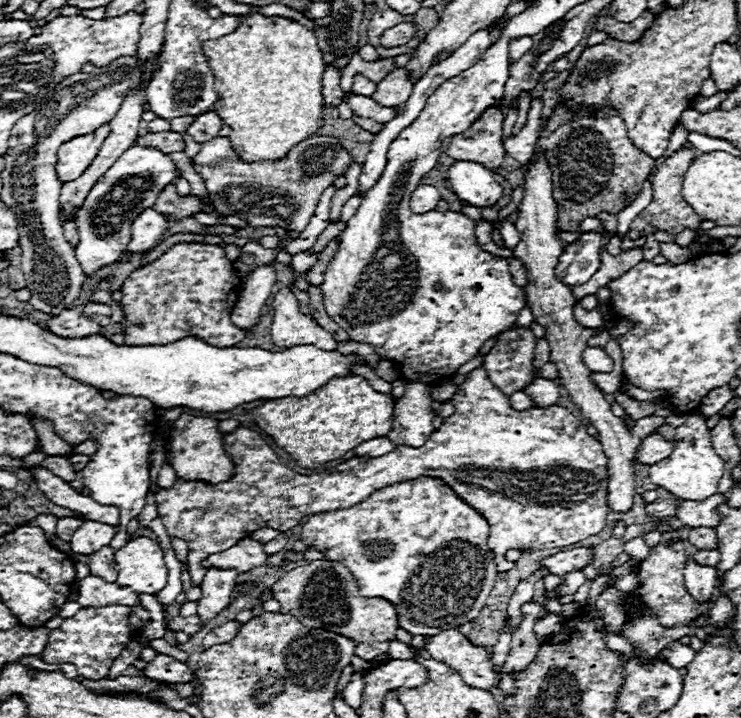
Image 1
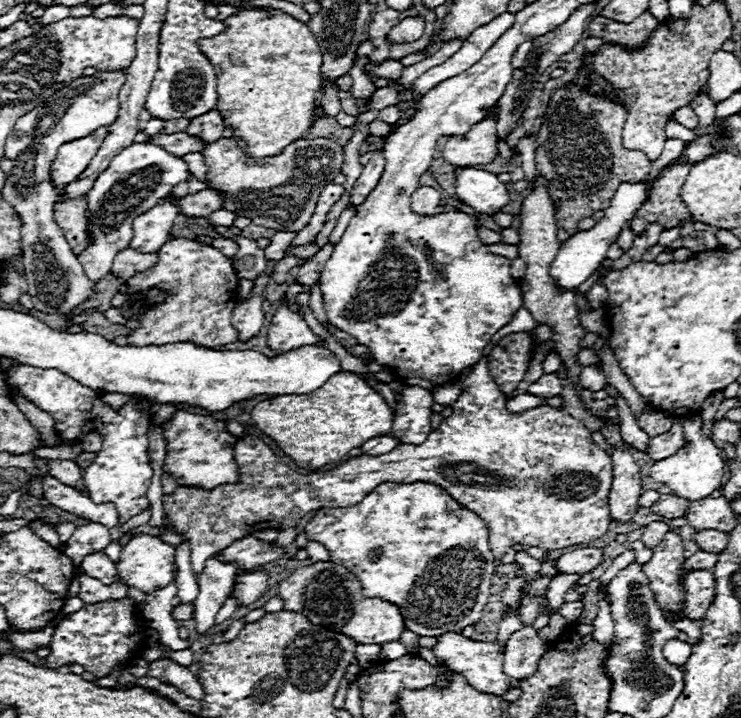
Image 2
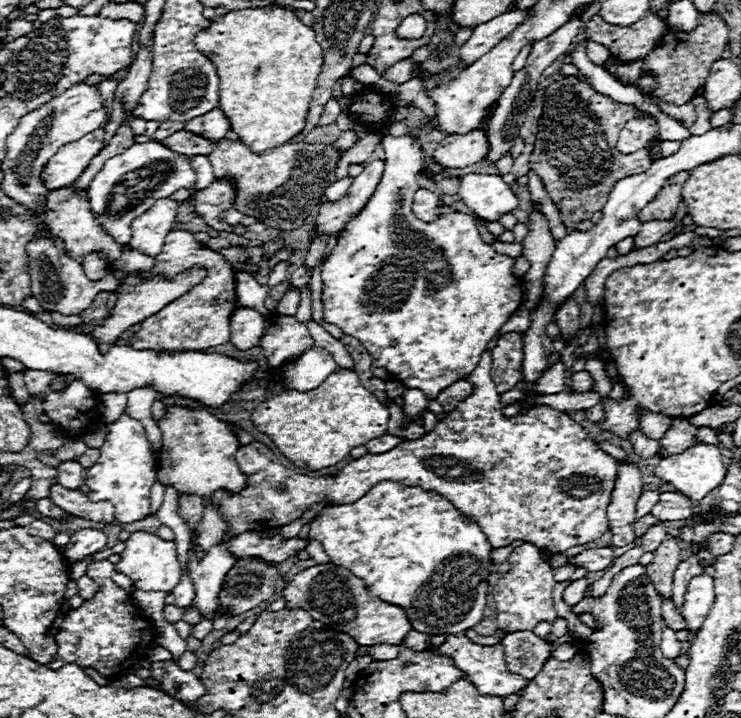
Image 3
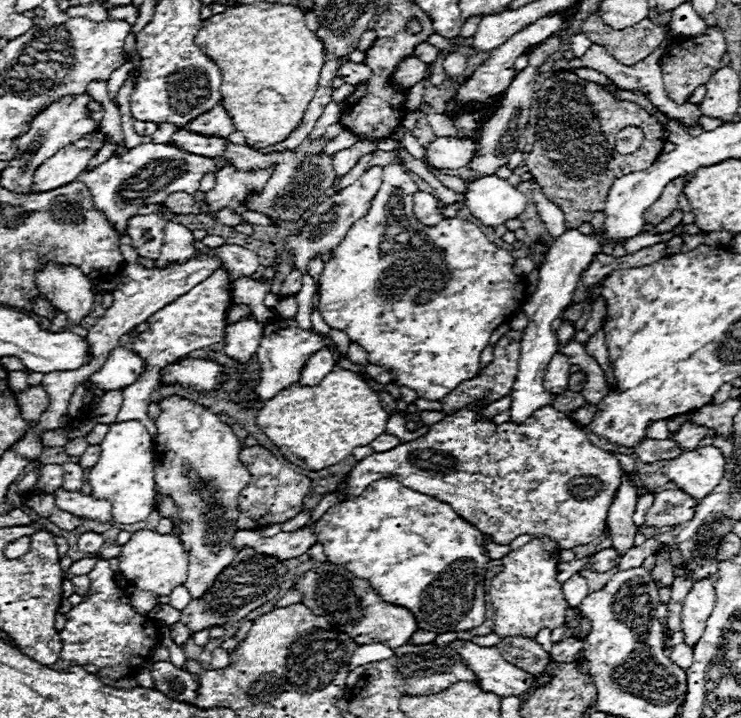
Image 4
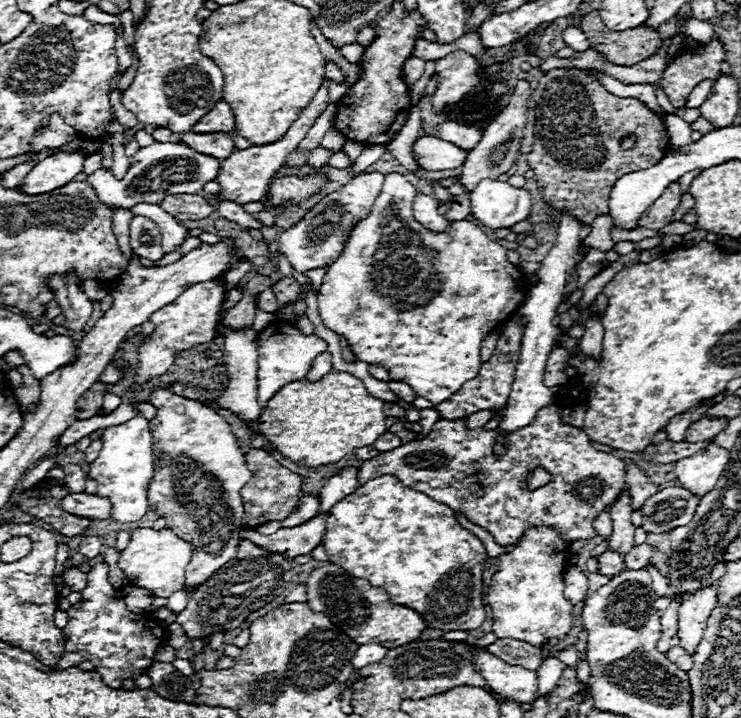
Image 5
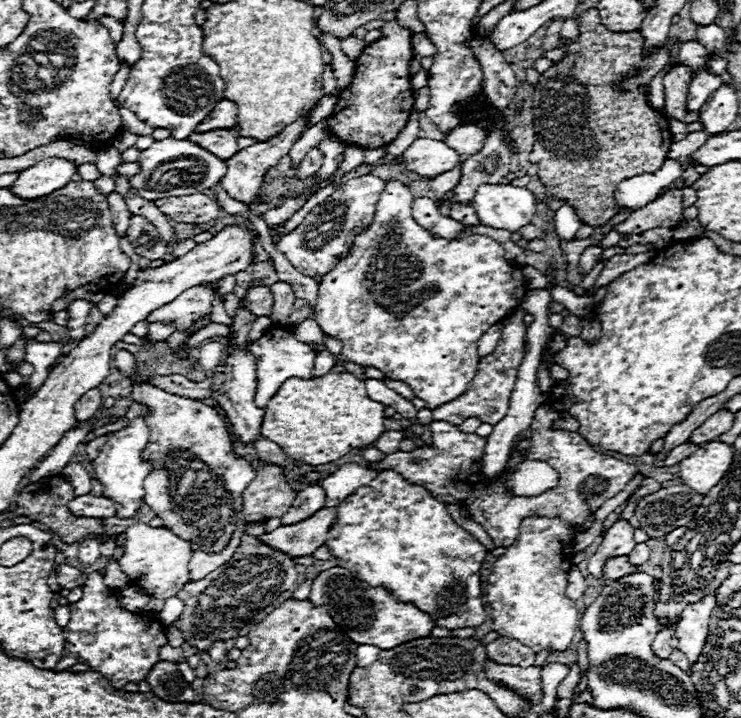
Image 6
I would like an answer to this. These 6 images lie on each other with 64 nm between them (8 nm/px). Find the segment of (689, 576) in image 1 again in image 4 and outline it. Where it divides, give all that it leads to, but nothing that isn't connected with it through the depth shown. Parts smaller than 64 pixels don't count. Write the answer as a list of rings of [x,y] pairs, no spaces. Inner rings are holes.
[[[710,578],[696,582],[688,596],[684,598],[682,612],[680,612],[680,628],[684,632],[684,644],[694,648],[694,644],[702,638],[706,620],[716,604],[716,590]]]

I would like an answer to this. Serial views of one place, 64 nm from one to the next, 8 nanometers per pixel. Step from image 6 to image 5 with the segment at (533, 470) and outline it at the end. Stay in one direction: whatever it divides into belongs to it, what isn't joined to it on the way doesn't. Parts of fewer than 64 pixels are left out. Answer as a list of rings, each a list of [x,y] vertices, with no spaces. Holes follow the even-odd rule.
[[[536,468],[528,478],[526,478],[526,484],[530,490],[538,490],[542,484],[550,484],[550,474],[544,470],[544,468]]]

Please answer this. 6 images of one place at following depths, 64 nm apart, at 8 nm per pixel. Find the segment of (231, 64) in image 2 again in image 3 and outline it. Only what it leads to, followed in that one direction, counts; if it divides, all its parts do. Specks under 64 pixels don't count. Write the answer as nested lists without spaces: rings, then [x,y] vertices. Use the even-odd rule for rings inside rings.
[[[280,6],[230,10],[226,16],[214,18],[210,28],[196,36],[194,44],[198,44],[198,50],[206,52],[206,56],[214,60],[214,66],[218,66],[220,108],[230,120],[232,130],[240,136],[240,142],[252,148],[252,152],[282,146],[302,130],[312,92],[316,88],[316,78],[322,68],[322,46],[318,44],[314,30],[308,28],[292,10]]]

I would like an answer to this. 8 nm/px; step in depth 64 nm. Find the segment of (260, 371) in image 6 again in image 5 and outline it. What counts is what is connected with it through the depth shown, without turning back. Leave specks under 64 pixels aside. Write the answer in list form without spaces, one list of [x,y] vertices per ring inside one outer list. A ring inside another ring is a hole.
[[[274,322],[270,324],[264,332],[260,332],[260,338],[258,338],[258,404],[262,404],[262,408],[266,406],[266,402],[288,382],[292,380],[302,380],[306,376],[306,372],[310,372],[310,366],[314,362],[314,358],[318,354],[326,352],[326,342],[320,340],[318,336],[302,336],[298,332],[298,328],[294,328],[290,322]]]

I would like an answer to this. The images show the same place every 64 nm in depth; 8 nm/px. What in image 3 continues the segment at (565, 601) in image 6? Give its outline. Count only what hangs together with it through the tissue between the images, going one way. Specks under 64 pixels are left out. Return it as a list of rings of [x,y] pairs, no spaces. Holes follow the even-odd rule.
[[[522,544],[518,548],[512,550],[510,558],[506,560],[510,564],[510,570],[502,574],[502,578],[494,584],[494,602],[496,602],[496,626],[498,630],[508,632],[522,632],[522,630],[534,630],[536,624],[540,624],[542,620],[546,622],[554,622],[558,618],[556,610],[554,610],[554,600],[552,600],[552,592],[554,592],[554,584],[556,580],[552,578],[552,568],[548,564],[548,560],[542,558],[540,548],[534,544]]]

